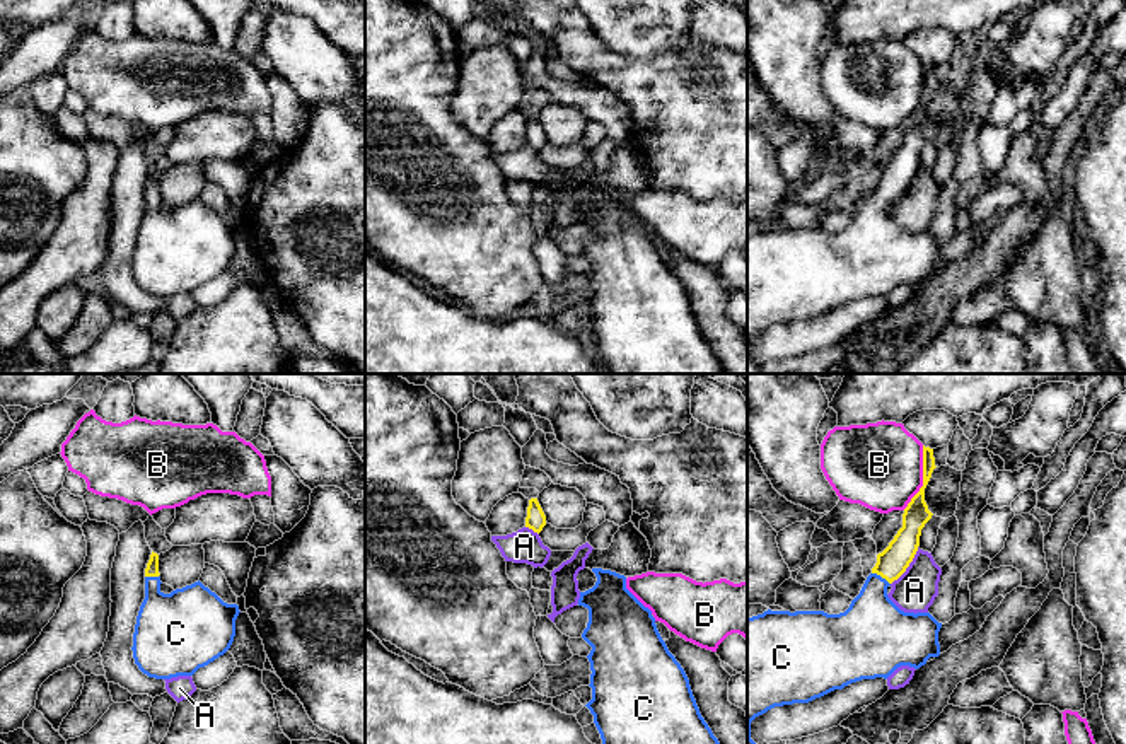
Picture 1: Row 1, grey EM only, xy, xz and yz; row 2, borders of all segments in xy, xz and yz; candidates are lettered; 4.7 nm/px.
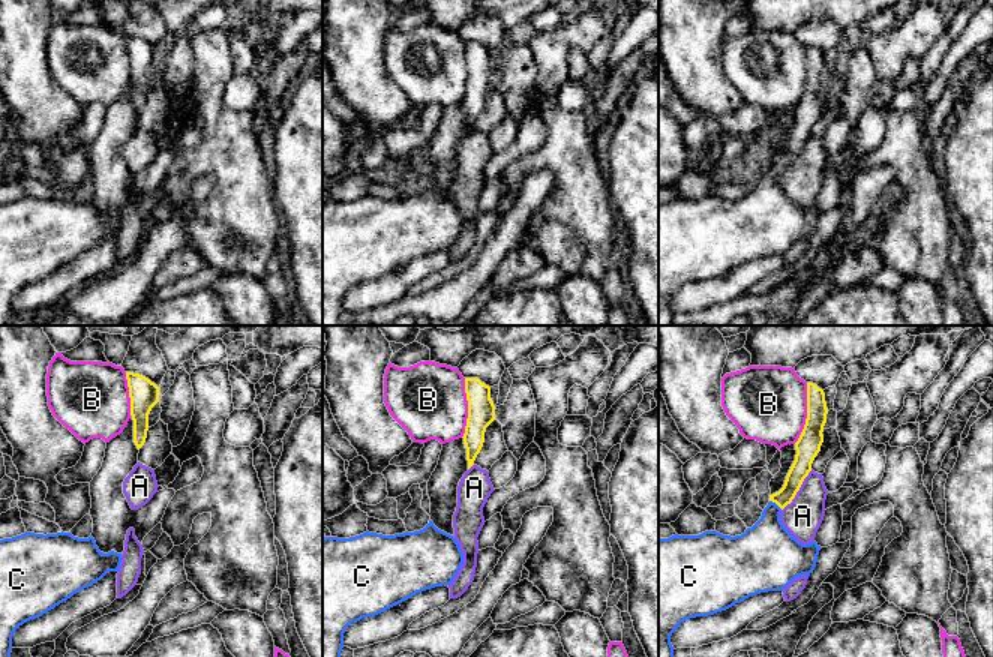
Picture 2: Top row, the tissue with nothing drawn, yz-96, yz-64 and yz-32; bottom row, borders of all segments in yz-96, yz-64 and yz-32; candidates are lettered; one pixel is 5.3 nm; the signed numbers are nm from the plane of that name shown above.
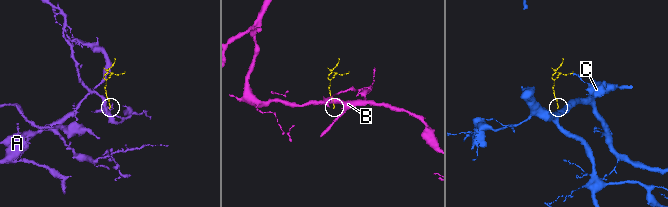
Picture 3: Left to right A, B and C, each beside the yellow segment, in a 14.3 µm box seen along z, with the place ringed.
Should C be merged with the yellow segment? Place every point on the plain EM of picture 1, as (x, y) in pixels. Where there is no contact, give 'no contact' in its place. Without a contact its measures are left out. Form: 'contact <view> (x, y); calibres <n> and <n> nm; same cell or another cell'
contact yz (881, 193); calibres 140 and 300 nm; same cell

